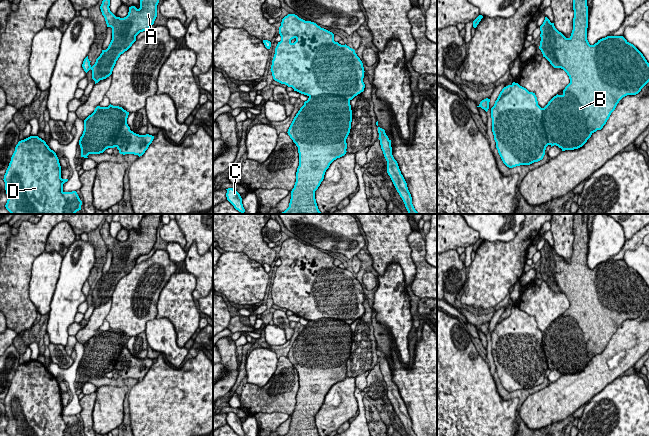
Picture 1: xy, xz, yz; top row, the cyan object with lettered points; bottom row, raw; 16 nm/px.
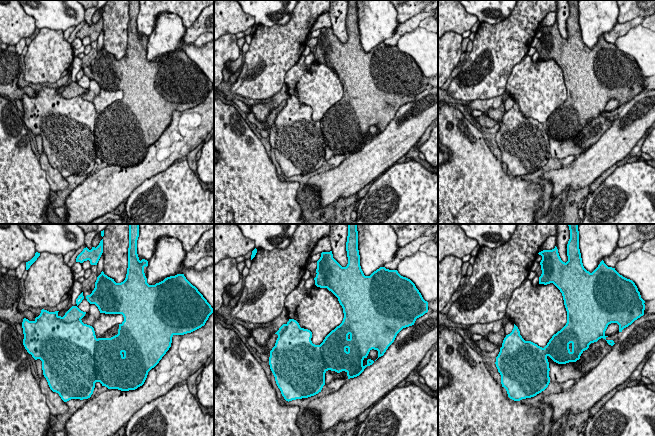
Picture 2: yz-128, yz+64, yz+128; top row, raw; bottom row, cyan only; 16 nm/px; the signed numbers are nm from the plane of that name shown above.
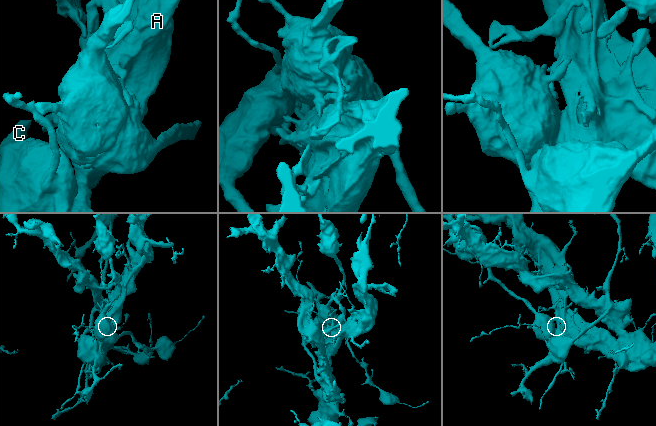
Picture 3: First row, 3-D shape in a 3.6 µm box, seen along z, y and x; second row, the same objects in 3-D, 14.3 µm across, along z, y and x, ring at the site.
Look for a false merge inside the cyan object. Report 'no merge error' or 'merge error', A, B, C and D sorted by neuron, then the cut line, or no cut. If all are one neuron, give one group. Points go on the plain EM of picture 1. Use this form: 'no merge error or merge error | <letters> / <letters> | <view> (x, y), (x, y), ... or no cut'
merge error | A B / C D | xz (309, 319), (336, 318), (345, 321), (349, 325)

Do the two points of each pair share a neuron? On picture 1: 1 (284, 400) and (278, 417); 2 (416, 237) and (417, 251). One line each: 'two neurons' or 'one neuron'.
1: two neurons
2: one neuron

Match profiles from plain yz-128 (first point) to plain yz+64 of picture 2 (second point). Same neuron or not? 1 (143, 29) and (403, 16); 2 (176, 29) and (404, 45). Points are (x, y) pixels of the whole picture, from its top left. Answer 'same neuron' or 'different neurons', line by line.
1: same neuron
2: different neurons

